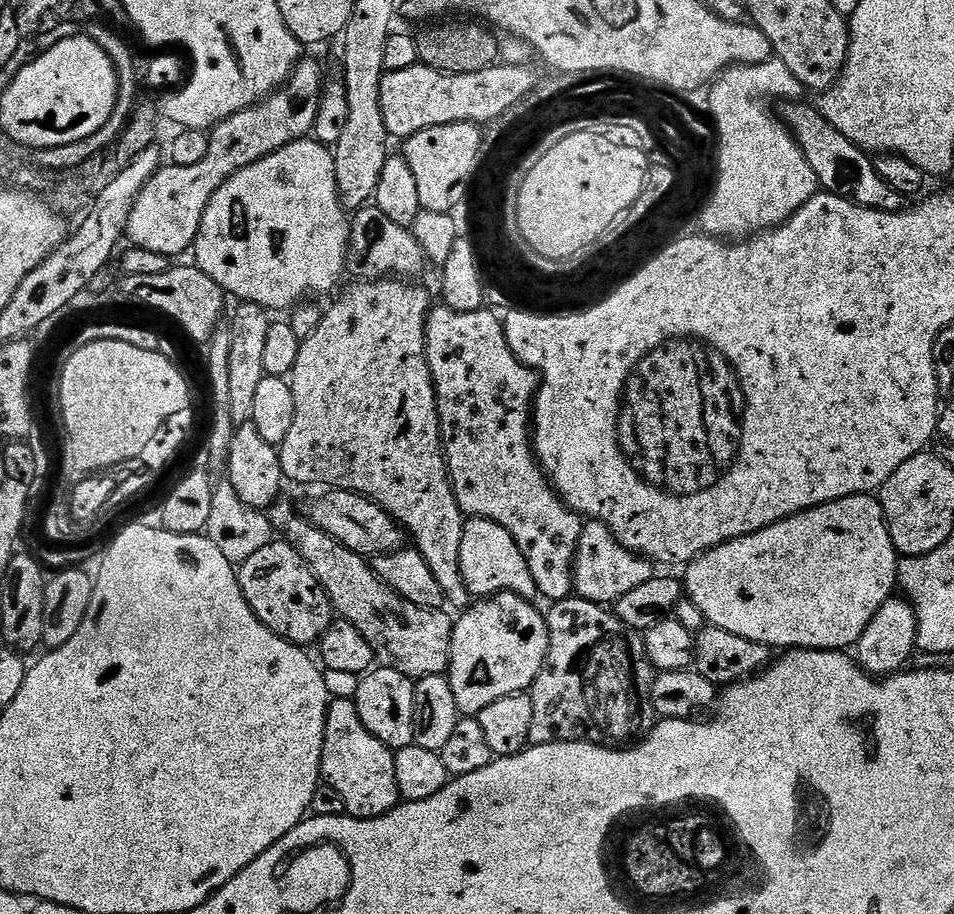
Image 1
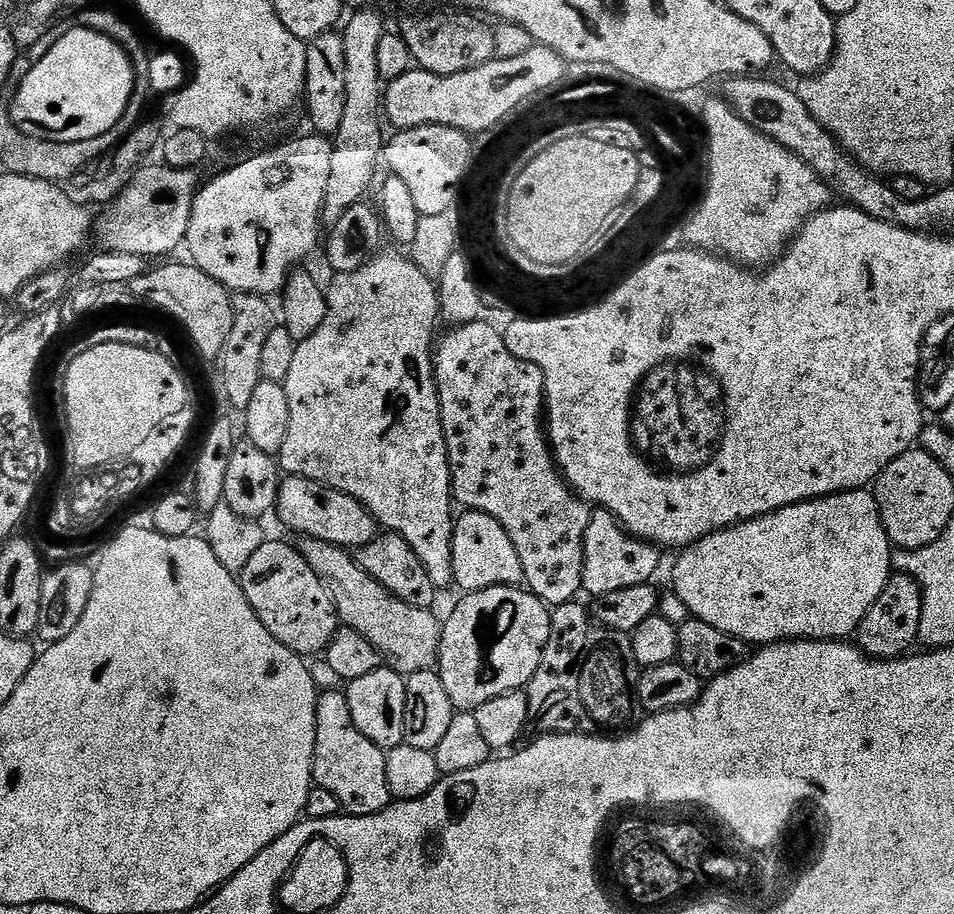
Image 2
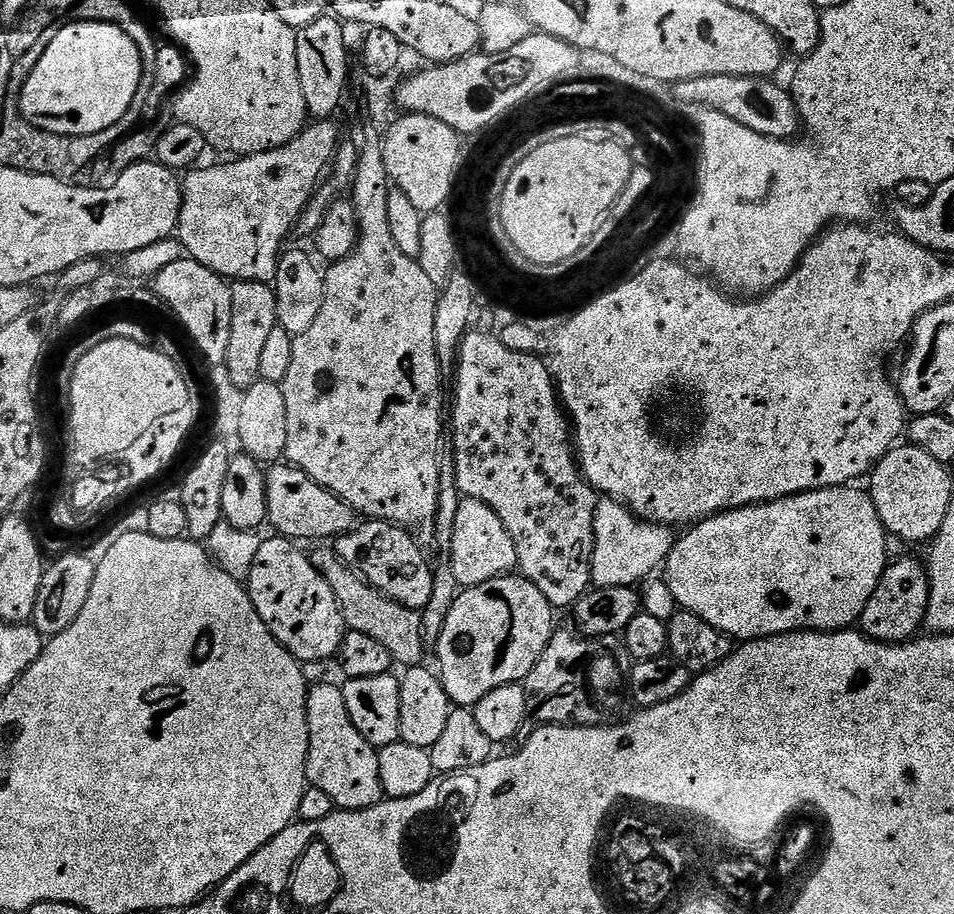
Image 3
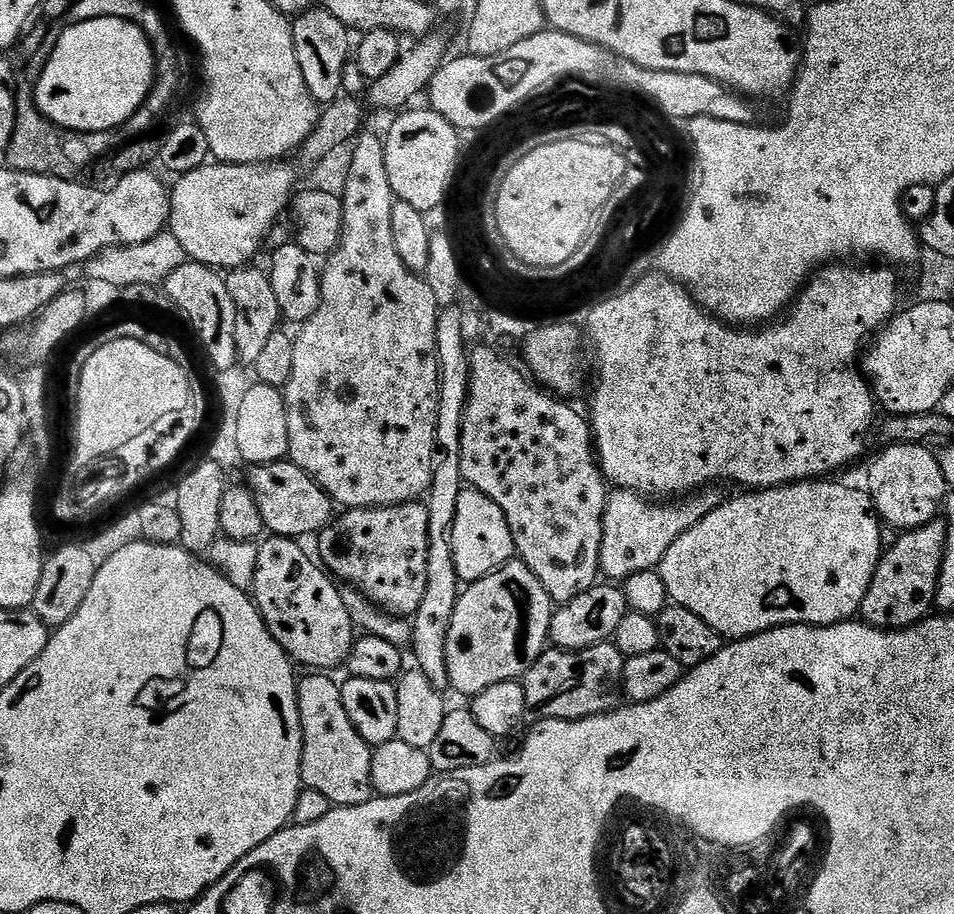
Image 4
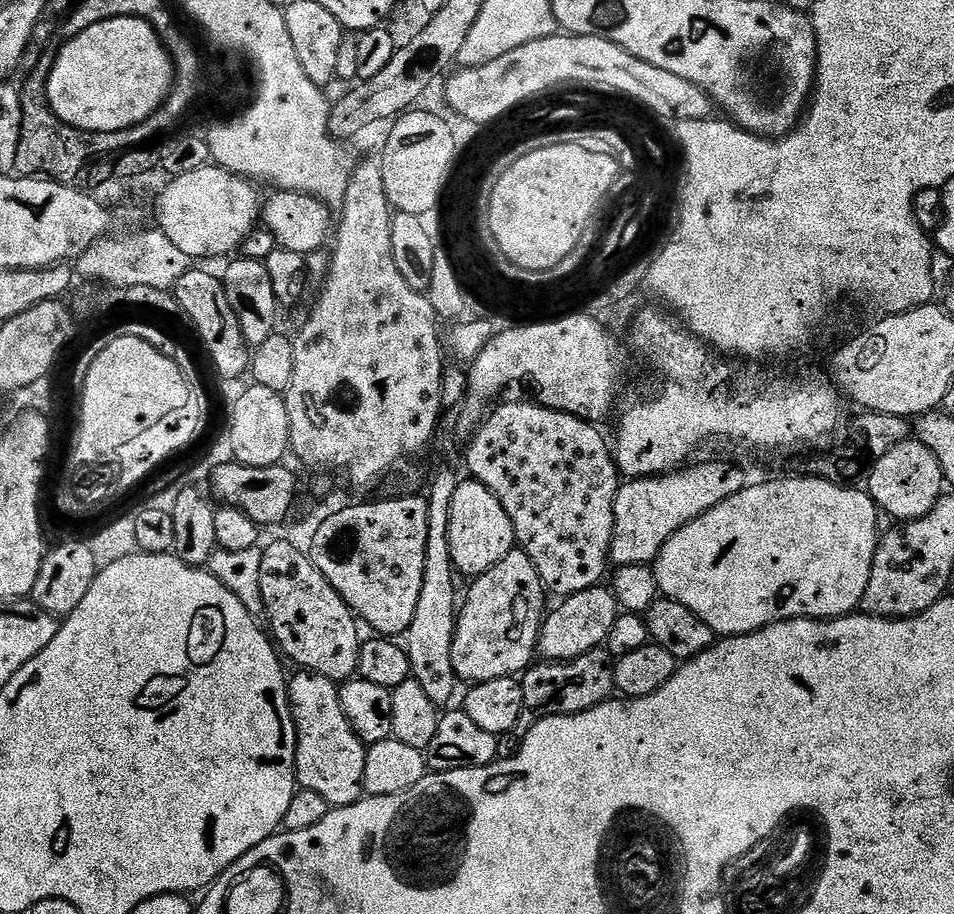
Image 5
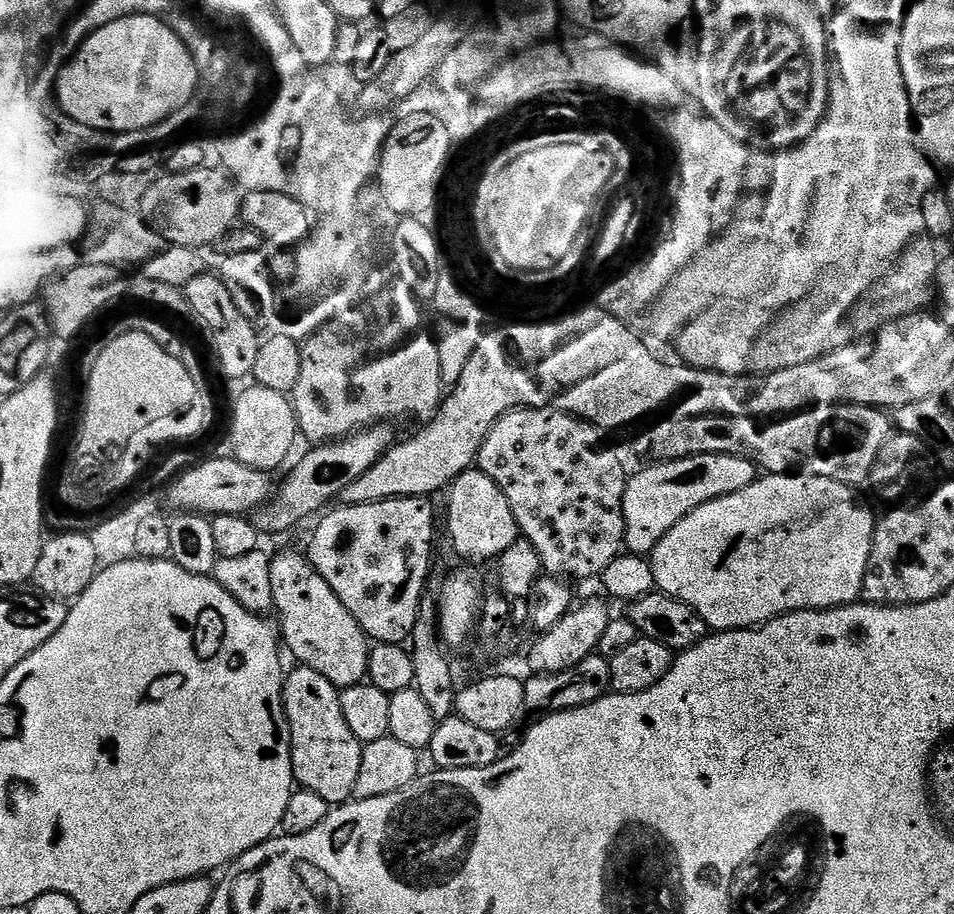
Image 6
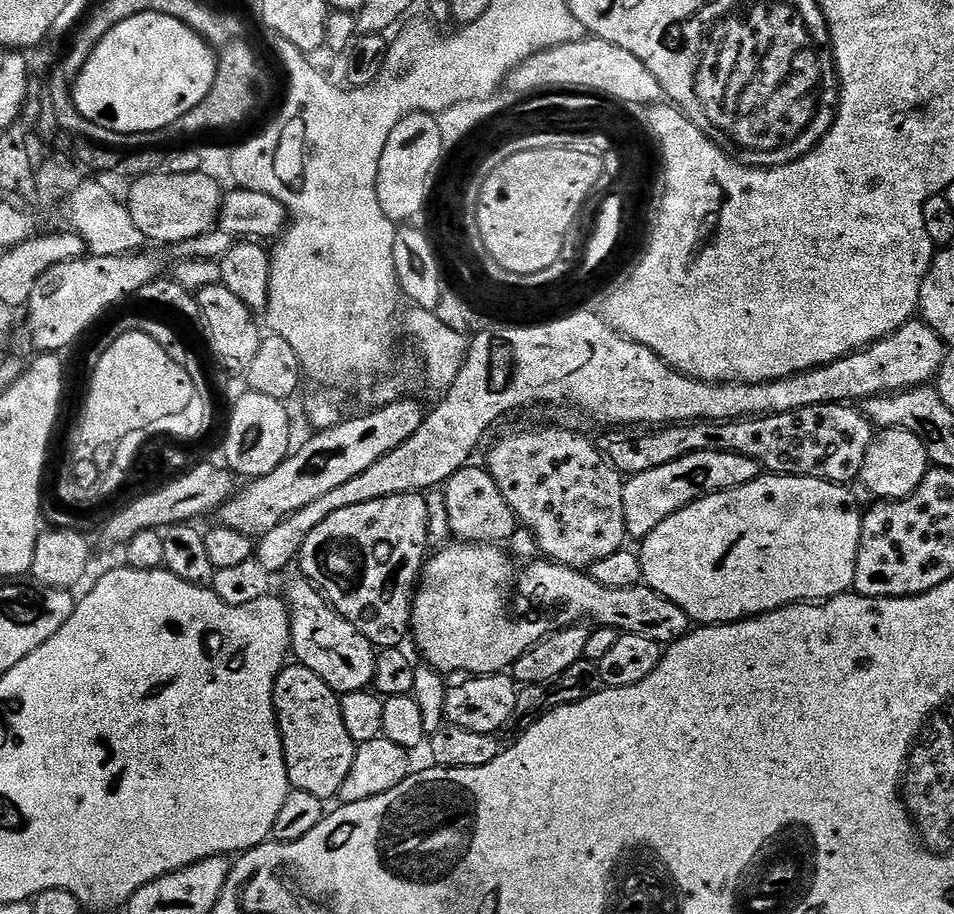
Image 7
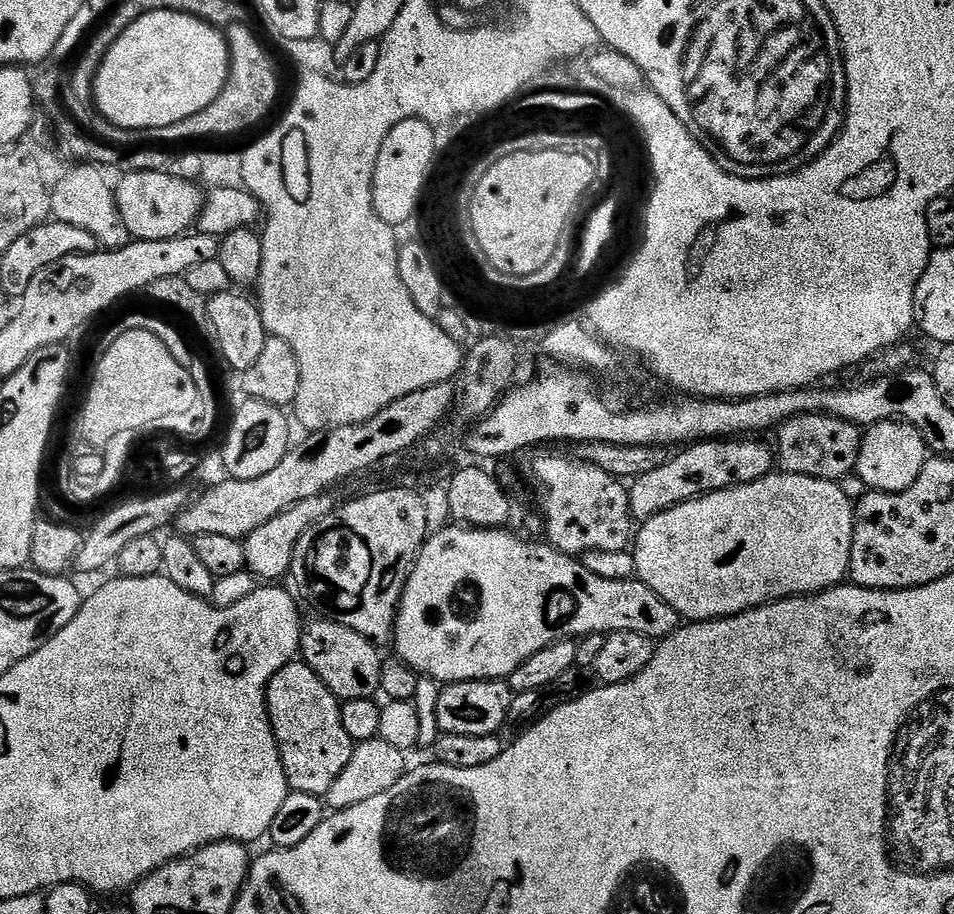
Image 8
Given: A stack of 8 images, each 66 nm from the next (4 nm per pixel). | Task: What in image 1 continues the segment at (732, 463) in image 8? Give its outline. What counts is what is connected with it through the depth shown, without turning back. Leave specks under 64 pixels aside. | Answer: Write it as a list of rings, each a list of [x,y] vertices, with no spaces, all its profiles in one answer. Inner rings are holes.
[[[588,520],[585,523],[582,538],[578,542],[576,561],[572,567],[572,587],[575,595],[595,604],[612,606],[622,598],[622,594],[630,594],[630,590],[642,586],[642,582],[650,582],[653,575],[653,561],[621,546],[603,522]]]

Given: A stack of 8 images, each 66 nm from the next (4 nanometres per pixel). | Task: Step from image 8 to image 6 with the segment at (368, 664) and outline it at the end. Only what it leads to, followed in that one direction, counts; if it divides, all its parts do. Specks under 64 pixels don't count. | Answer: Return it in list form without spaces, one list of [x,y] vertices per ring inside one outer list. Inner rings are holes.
[[[303,551],[280,552],[271,557],[270,581],[273,591],[273,604],[275,614],[280,615],[278,619],[278,631],[282,637],[282,644],[285,649],[292,651],[292,656],[303,667],[310,670],[318,670],[322,678],[326,678],[334,687],[341,690],[365,683],[368,674],[368,650],[370,641],[368,636],[358,626],[354,614],[342,606],[338,594],[330,590],[326,578],[318,574],[312,563],[308,560]]]

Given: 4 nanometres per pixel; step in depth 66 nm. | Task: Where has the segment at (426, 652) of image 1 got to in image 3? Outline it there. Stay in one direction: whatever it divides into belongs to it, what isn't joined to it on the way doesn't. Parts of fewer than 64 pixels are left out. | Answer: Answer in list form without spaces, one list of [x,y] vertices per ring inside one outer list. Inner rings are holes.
[[[326,546],[312,552],[310,559],[314,567],[326,578],[330,590],[334,591],[335,600],[342,610],[345,627],[349,631],[367,634],[377,639],[386,650],[390,650],[393,661],[404,668],[417,667],[423,660],[426,641],[422,633],[422,616],[417,609],[402,606],[395,600],[382,595],[359,573],[342,563],[333,549]]]

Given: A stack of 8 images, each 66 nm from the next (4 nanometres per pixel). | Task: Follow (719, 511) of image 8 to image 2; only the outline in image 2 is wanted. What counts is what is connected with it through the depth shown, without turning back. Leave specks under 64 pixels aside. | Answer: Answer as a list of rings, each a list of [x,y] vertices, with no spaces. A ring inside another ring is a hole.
[[[855,488],[852,492],[836,492],[833,496],[823,496],[817,500],[803,500],[801,504],[791,504],[782,510],[774,510],[765,516],[748,520],[744,524],[733,524],[730,528],[723,528],[720,532],[702,538],[696,544],[683,549],[676,560],[676,569],[672,572],[671,587],[686,602],[689,613],[702,622],[710,622],[714,630],[722,630],[722,634],[730,634],[734,638],[743,640],[748,646],[763,646],[765,644],[779,644],[782,640],[844,640],[851,637],[856,627],[866,618],[870,606],[878,602],[878,594],[886,590],[888,580],[894,574],[892,553],[894,545],[888,539],[884,523],[880,517],[880,507],[875,495],[863,488]]]

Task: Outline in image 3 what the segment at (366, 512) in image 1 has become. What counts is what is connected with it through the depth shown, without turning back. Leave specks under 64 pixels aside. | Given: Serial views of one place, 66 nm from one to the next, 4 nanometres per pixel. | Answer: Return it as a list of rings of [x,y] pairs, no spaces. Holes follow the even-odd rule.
[[[277,462],[267,469],[266,472],[268,478],[268,524],[271,525],[279,535],[293,541],[293,542],[304,542],[300,540],[320,540],[316,542],[332,542],[335,541],[337,536],[345,536],[347,532],[351,532],[353,528],[356,527],[358,523],[358,513],[353,510],[352,507],[344,499],[342,499],[338,494],[334,494],[330,490],[326,490],[322,486],[318,486],[318,482],[314,482],[304,473],[302,470],[293,468],[291,464],[287,462]]]

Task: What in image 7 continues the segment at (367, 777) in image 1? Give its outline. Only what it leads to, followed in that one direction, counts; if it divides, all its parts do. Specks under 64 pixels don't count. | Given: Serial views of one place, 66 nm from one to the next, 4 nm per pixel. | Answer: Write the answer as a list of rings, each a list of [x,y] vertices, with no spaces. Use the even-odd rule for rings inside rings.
[[[299,662],[289,663],[278,674],[274,686],[274,710],[280,723],[282,734],[282,746],[286,758],[286,774],[288,783],[295,791],[314,794],[314,798],[325,802],[334,801],[342,790],[342,782],[346,782],[346,774],[350,774],[350,766],[354,766],[356,749],[358,745],[354,738],[346,730],[342,722],[342,710],[340,709],[340,696],[314,674],[305,664]]]

